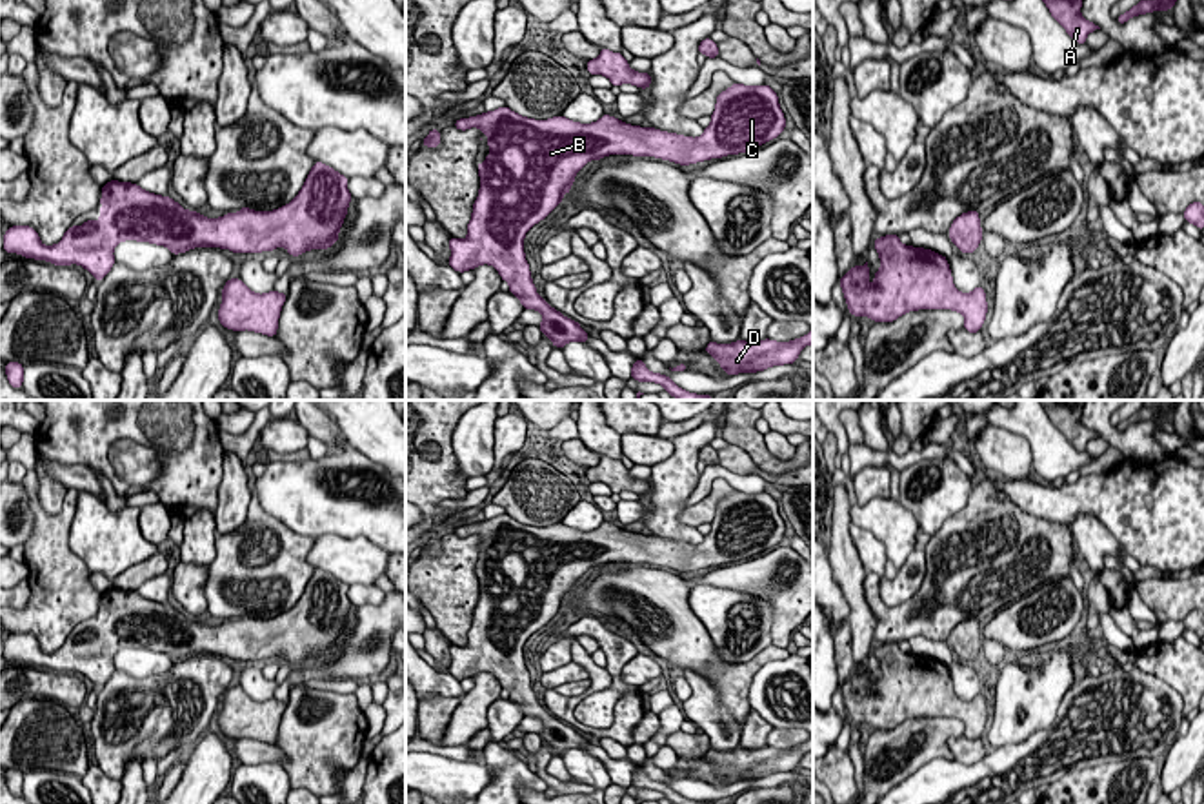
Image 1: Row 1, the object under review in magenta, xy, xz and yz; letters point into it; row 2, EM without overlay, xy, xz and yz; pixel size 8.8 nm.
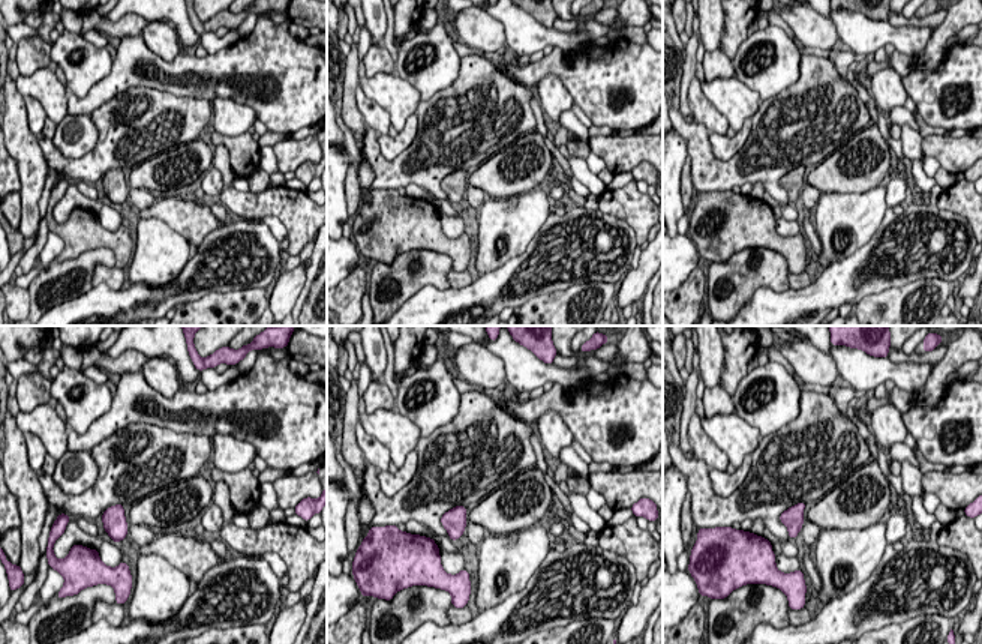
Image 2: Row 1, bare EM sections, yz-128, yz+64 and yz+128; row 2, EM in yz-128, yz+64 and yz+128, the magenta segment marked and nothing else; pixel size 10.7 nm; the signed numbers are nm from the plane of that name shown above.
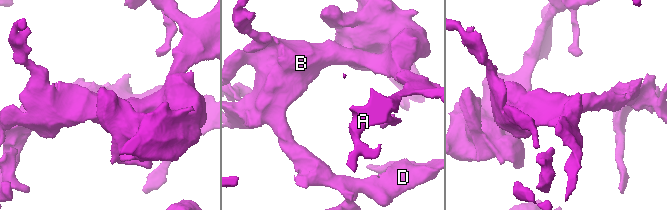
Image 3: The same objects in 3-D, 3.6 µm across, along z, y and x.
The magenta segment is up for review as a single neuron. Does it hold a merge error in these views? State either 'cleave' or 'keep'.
keep

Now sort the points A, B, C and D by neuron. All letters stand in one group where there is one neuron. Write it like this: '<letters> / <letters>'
A B C D

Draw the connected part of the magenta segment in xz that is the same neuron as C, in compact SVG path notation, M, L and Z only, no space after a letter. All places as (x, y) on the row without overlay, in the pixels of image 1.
M733 491L718 500L711 531L697 546L626 531L615 524L602 522L593 531L573 529L562 522L535 528L520 524L509 515L486 518L484 522L460 526L453 531L466 538L478 535L487 542L491 560L484 571L477 571L480 584L478 604L473 611L467 644L464 648L449 646L451 664L447 673L458 680L475 677L482 671L493 673L504 689L509 691L524 717L542 720L540 739L562 757L567 749L587 751L587 740L573 726L566 726L540 706L531 688L529 671L524 660L526 640L544 628L571 598L575 582L589 569L609 562L655 564L680 573L689 573L711 566L746 560L777 546L786 537L784 518L778 513L778 502L769 493Z

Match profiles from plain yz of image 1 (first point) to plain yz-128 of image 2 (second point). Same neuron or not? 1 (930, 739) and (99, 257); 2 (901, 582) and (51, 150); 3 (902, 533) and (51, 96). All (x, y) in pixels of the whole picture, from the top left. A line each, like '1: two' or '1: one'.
1: one
2: two
3: one

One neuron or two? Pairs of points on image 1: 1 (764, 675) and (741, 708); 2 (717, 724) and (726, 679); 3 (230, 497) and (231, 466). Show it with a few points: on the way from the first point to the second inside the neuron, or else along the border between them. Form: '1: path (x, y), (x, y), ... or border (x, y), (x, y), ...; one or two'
1: border (768, 661), (753, 675), (748, 695), (750, 708); two
2: border (695, 670), (713, 686), (721, 703), (742, 724); two
3: path (231, 490), (231, 473); one

